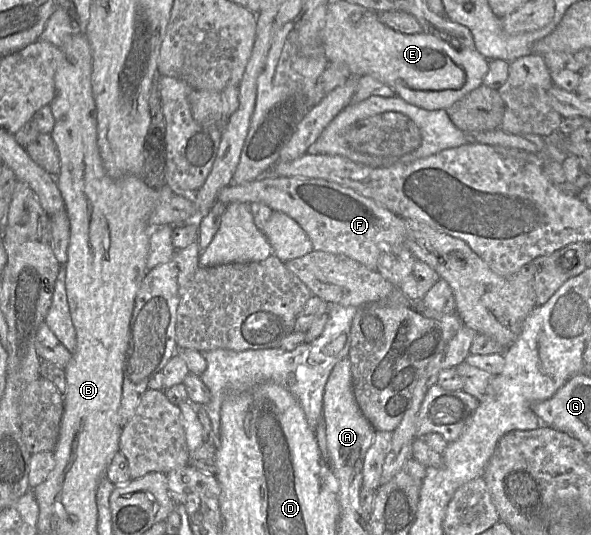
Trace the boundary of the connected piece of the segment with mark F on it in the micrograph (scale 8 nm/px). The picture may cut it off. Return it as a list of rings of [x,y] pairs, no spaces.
[[[306,177],[260,178],[221,188],[216,200],[228,205],[233,202],[264,203],[273,211],[293,218],[312,242],[313,250],[347,256],[366,267],[377,270],[379,255],[393,245],[404,245],[405,219],[358,192],[323,179]]]

